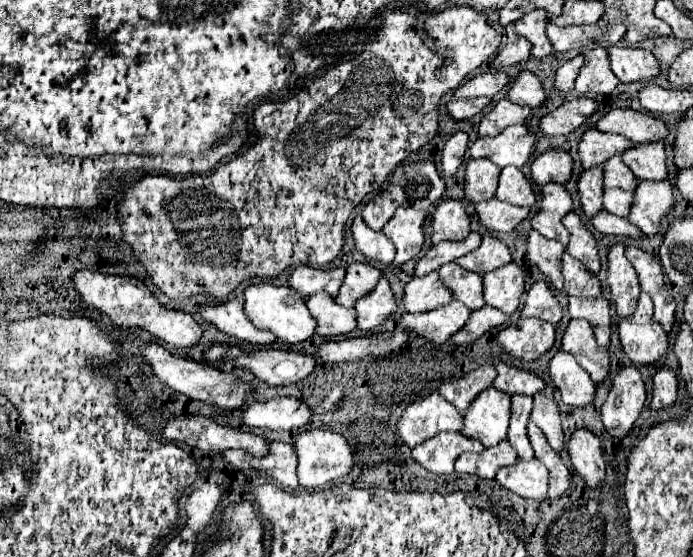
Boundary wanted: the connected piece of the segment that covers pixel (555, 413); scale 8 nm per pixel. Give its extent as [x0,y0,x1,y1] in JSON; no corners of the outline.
[531,384,563,452]

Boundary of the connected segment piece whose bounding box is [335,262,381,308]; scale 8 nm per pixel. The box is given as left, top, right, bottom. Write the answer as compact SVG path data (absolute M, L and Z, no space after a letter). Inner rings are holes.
M367 262L351 264L347 268L347 274L339 288L339 294L335 296L335 302L345 308L353 308L355 300L361 298L365 292L369 292L377 284L379 276L381 276L381 272Z

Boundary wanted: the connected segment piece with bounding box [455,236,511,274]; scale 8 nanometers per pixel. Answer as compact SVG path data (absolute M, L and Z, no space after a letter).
M483 236L483 242L481 242L479 248L475 248L467 256L461 256L459 260L455 260L455 264L463 266L465 270L477 272L477 274L497 270L497 268L501 268L509 262L511 262L509 248L493 236Z

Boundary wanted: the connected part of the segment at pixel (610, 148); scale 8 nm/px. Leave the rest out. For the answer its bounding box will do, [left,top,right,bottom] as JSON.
[577,128,633,168]

